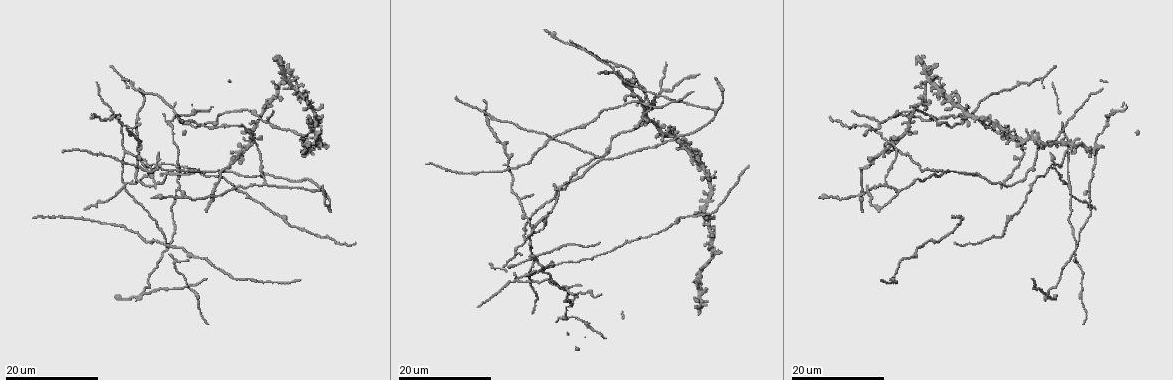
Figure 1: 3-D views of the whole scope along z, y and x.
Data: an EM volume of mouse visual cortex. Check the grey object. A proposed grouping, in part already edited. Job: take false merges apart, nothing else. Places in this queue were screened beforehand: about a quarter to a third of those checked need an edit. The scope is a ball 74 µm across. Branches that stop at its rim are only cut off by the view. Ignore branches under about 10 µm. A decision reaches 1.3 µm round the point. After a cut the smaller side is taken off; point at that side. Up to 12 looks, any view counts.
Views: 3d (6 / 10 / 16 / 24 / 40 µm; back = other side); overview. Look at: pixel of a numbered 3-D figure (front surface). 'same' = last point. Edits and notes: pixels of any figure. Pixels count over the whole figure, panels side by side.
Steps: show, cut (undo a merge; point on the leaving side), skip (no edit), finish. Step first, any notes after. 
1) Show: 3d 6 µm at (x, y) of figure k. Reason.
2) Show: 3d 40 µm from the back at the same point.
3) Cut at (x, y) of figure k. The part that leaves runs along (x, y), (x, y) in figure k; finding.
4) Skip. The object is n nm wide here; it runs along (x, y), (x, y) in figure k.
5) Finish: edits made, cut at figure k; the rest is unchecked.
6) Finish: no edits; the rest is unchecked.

Show: 3d 16 µm at (882, 123) of figure 1. Side arm on a straight run.

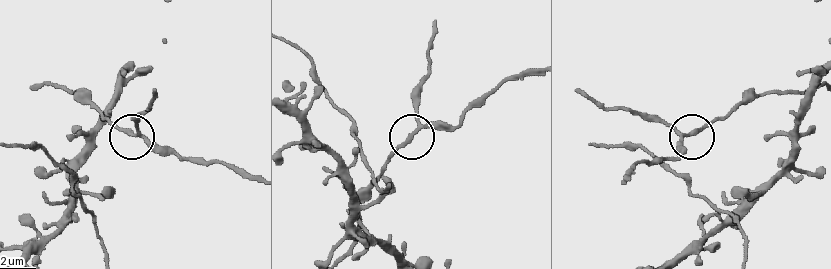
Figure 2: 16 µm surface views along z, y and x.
Show: 3d 10 µm at (134, 134) of figure 2.

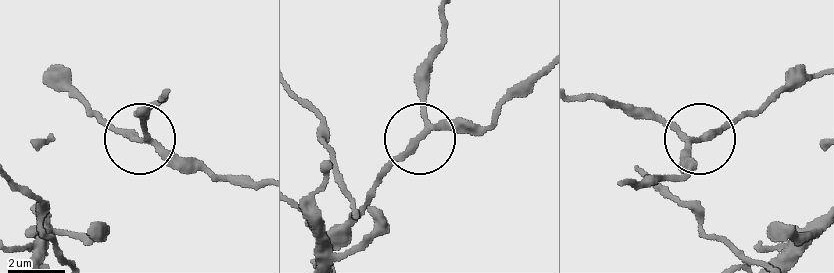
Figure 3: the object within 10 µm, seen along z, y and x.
Skip. It runs along (823, 72), (794, 80), (689, 146), (687, 168) in figure 3; one neuron here.

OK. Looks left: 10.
Show: 3d 24 µm at (890, 141) of figure 1. Branch point.

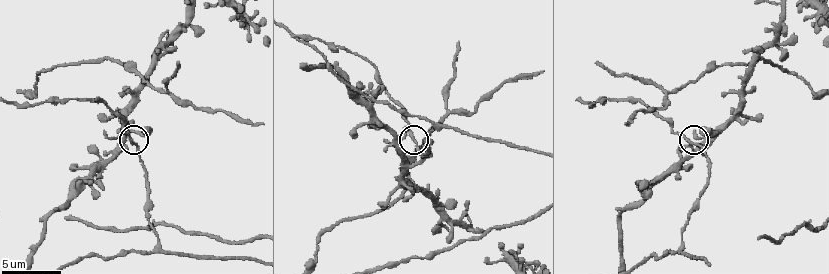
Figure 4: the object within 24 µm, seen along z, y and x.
Show: 3d 10 µm at (687, 140) of figure 4.

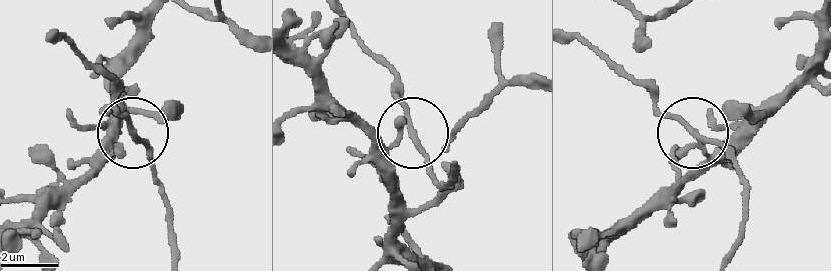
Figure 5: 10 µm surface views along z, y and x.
Skip. The object is 180 nm wide here; it runs along (174, 250), (162, 185), (104, 73) in figure 5; one neuron here.

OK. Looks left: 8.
Show: 3d 10 µm at (437, 129) of figure 4. Three-way junction.

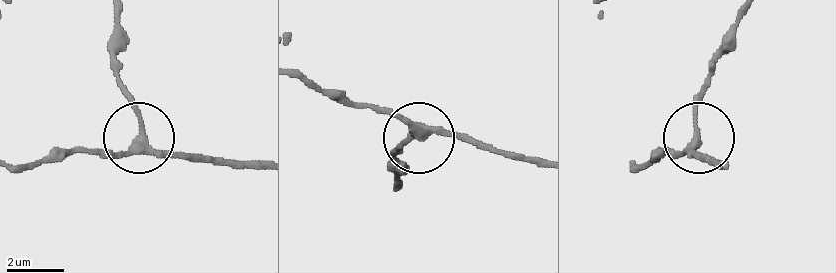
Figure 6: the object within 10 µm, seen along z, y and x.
Show: 3d 6 µm at (421, 134) of figure 6.

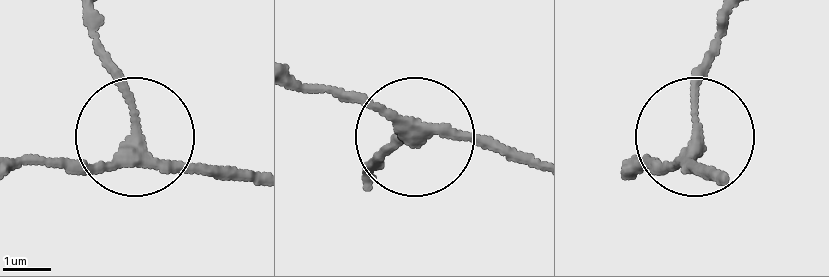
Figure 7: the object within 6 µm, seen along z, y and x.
Skip. The object is 210 nm wide here; it runs along (249, 175), (129, 147), (93, 163), (37, 163) in figure 7; all the same neuron.

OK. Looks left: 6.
Show: 3d 16 µm at (1003, 186) of figure 1. Looks like a crossing.

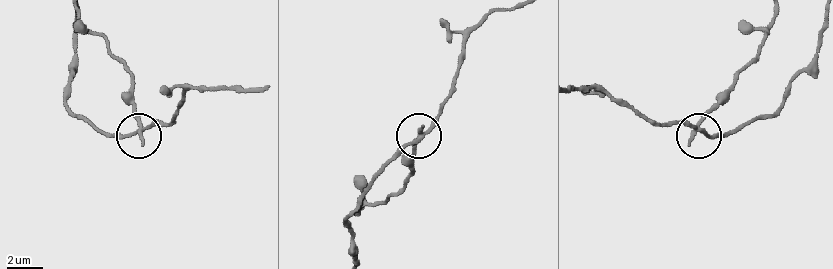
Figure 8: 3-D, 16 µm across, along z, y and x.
Show: 3d 10 µm at (702, 129) of figure 8. Closer look.

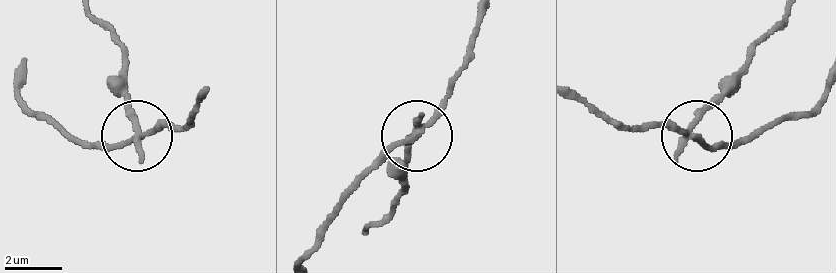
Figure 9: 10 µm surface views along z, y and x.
Cut at (126, 105) of figure 9. The object is 220 nm wide here; two neurons meet here.

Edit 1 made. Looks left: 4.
Show: overview. See it whole again.

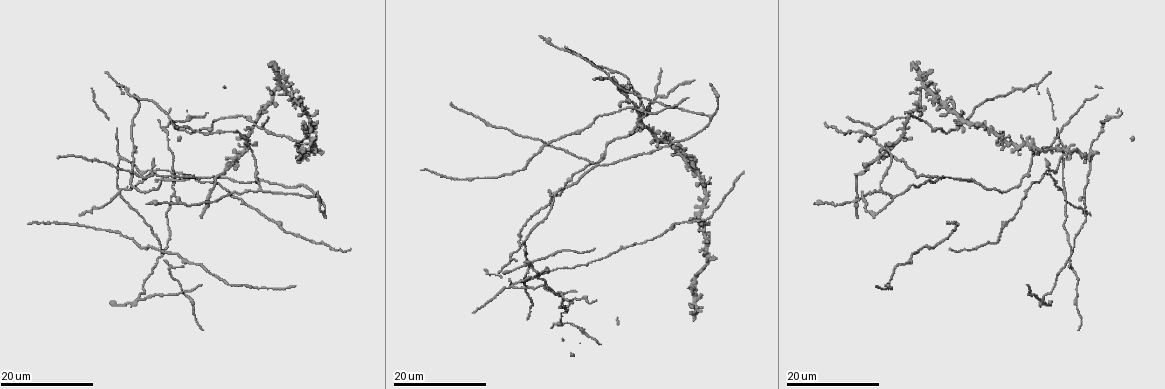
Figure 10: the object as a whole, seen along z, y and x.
Show: 3d 16 µm at (1062, 157) of figure 10. Three-way junction.

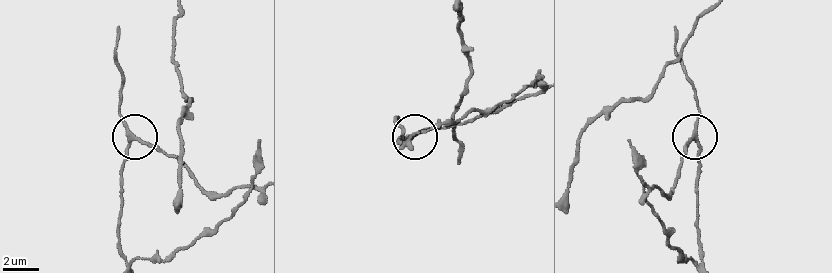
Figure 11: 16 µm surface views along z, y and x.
Show: 3d 10 µm at (135, 139) of figure 11. Closer look.

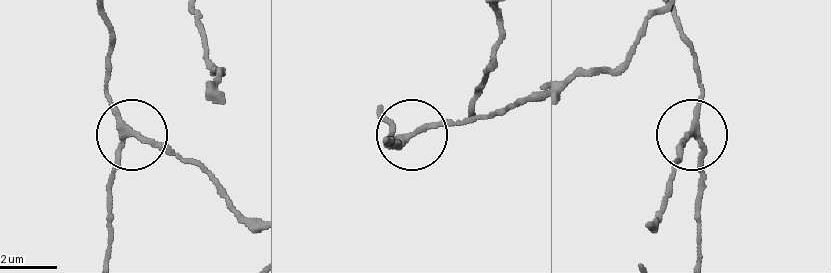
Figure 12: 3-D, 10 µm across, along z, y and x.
Skip. The side arm is 63 µm long; continuous, no second neuron.

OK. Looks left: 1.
Finish: edits made, cut at figure 9; the rest is unchecked.

